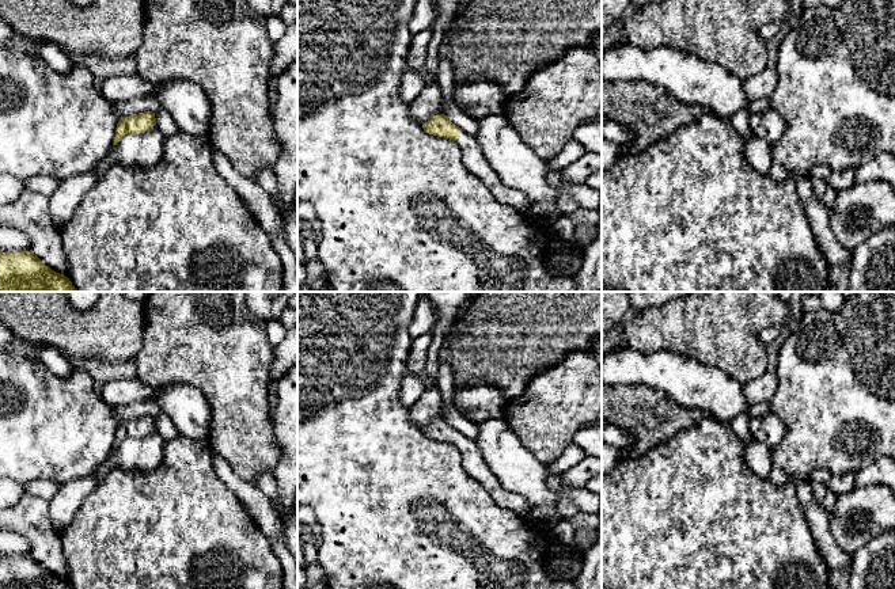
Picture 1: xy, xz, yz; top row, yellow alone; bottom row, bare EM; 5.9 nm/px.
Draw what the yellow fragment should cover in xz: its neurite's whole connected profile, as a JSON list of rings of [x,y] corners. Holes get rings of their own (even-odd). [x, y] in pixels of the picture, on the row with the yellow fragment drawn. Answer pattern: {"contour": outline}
{"contour": [[[444,114],[433,115],[422,125],[429,134],[444,137],[459,145],[463,164],[490,189],[492,194],[503,204],[520,210],[530,206],[530,200],[523,191],[507,186],[483,156],[475,137],[469,136],[452,124]]]}

